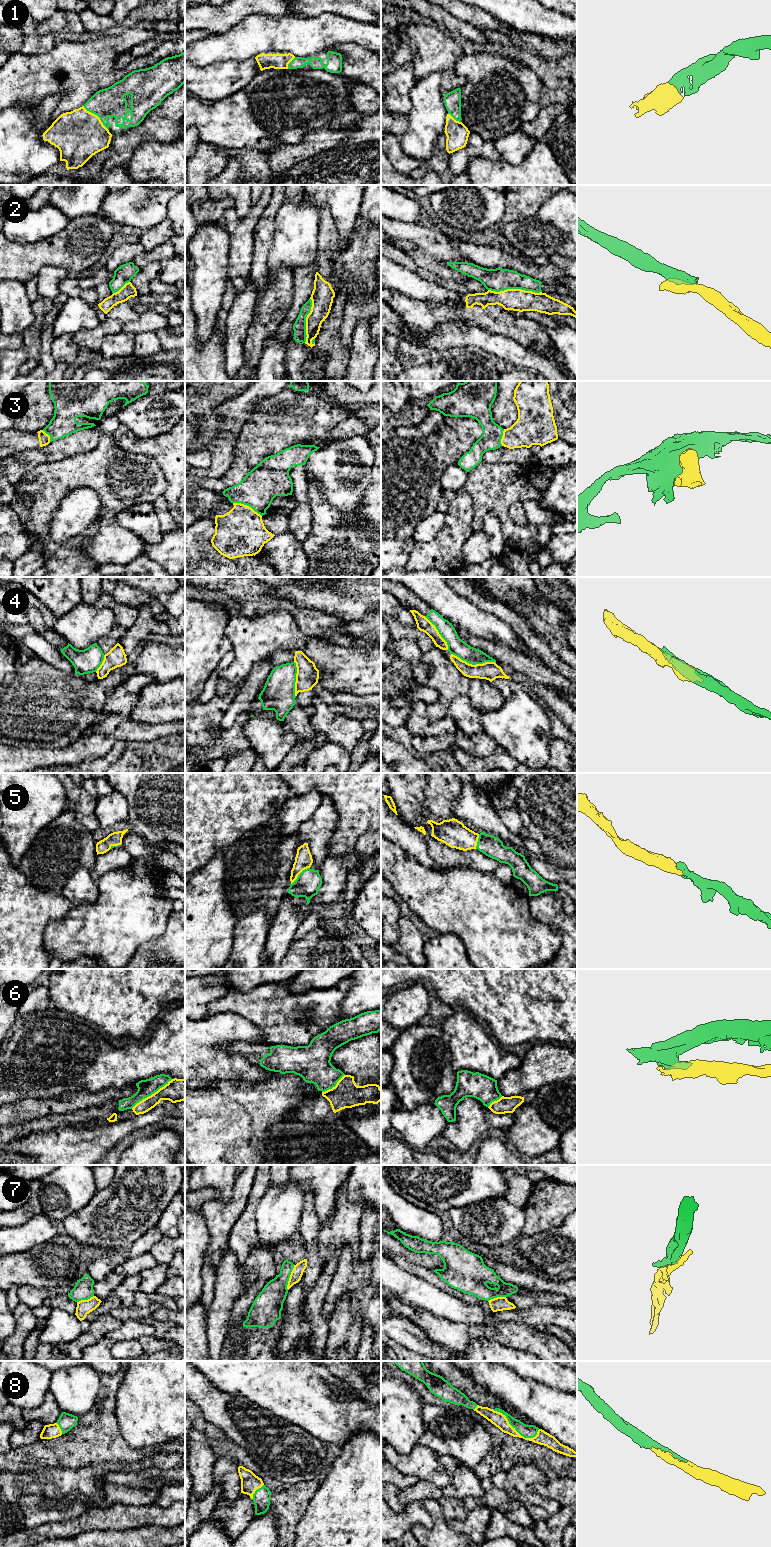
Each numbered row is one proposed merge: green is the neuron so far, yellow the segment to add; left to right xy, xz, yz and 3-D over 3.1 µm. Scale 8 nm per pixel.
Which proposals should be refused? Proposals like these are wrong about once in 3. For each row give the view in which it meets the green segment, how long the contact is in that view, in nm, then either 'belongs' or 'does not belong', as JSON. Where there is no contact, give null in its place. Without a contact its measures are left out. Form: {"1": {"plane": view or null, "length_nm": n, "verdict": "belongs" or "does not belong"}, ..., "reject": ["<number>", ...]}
{"1": {"plane": "xy", "length_nm": 280, "verdict": "belongs"}, "2": {"plane": "yz", "length_nm": 440, "verdict": "does not belong"}, "3": {"plane": "xz", "length_nm": 260, "verdict": "does not belong"}, "4": {"plane": "yz", "length_nm": 360, "verdict": "does not belong"}, "5": {"plane": "xz", "length_nm": 200, "verdict": "belongs"}, "6": {"plane": "xy", "length_nm": 400, "verdict": "does not belong"}, "7": {"plane": "xz", "length_nm": 200, "verdict": "does not belong"}, "8": {"plane": "yz", "length_nm": 420, "verdict": "belongs"}, "reject": ["2", "3", "4", "6", "7"]}

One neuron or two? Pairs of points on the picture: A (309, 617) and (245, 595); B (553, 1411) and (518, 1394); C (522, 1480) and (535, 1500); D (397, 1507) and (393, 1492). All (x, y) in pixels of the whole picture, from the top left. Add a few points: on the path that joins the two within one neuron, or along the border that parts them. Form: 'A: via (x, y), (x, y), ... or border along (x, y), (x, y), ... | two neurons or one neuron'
A: via (293, 610), (288, 606), (275, 605), (261, 595) | one neuron
B: via (544, 1406), (527, 1397) | one neuron
C: via (522, 1485), (530, 1495) | one neuron
D: via (394, 1503), (393, 1496) | one neuron

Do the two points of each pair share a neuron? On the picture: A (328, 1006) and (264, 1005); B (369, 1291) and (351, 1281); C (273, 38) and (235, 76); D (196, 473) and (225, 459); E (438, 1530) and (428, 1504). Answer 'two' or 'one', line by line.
A: one
B: two
C: two
D: one
E: one

